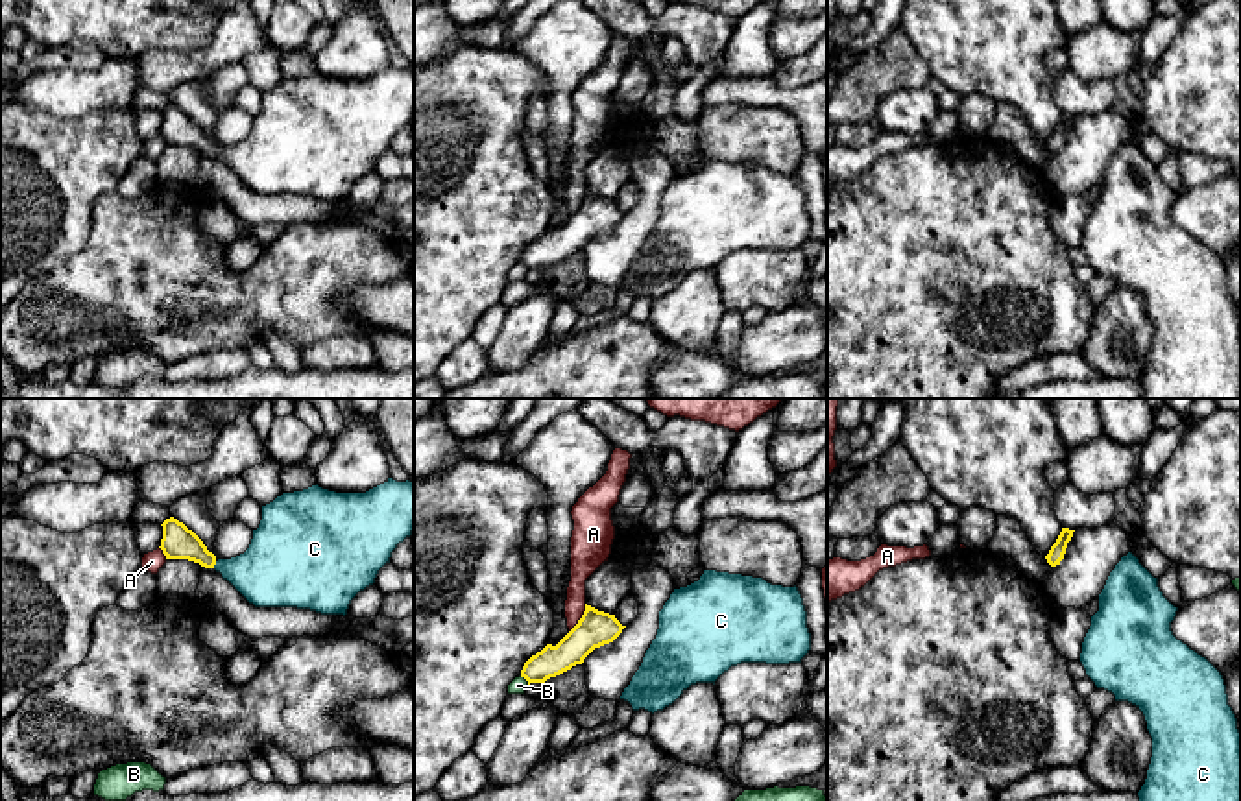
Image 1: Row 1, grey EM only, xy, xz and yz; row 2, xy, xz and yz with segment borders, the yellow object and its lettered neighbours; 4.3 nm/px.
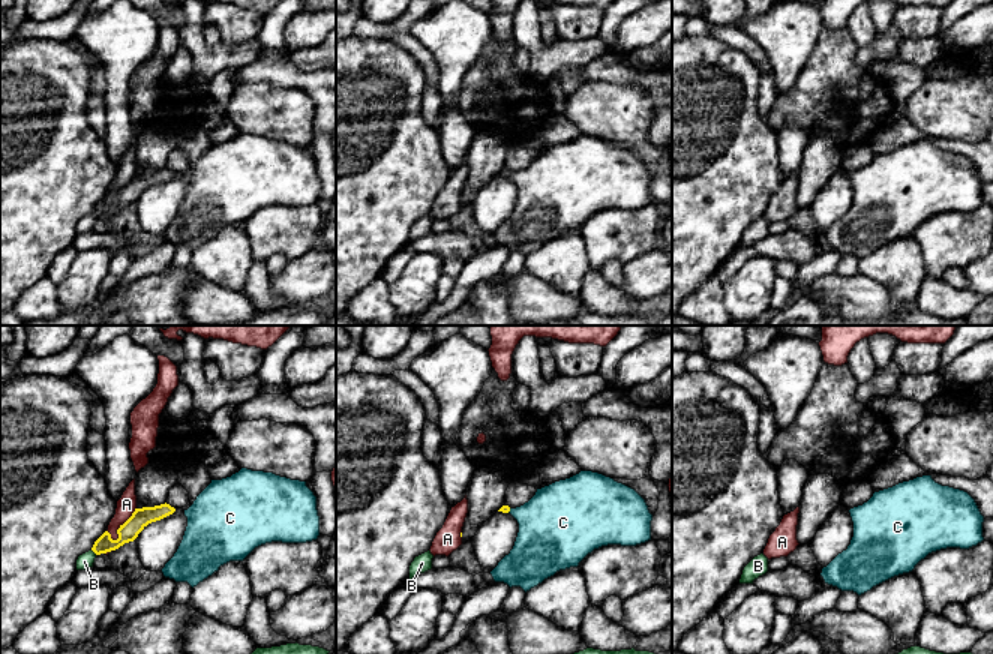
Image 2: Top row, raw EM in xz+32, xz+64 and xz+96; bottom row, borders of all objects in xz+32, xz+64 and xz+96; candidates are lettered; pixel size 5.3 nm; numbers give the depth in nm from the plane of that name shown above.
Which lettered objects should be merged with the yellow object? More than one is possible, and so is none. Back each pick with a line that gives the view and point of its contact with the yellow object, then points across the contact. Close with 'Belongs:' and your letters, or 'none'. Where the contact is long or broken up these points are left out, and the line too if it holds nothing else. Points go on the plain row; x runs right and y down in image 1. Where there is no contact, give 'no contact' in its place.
C: meets yellow in xy at (215, 150); runs through xy (178, 128), (215, 150), (242, 159), (270, 159)
Belongs: C

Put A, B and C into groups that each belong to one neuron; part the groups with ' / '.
A / B / C

